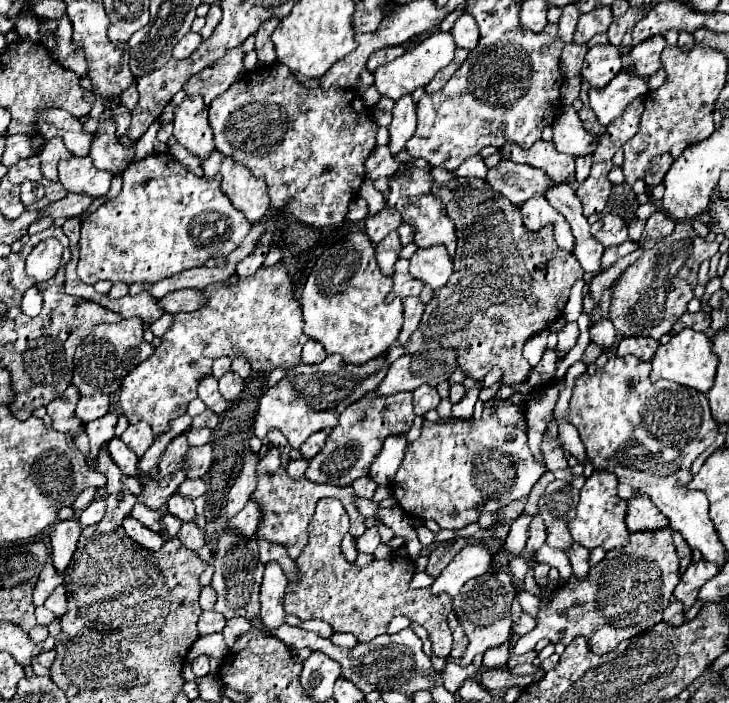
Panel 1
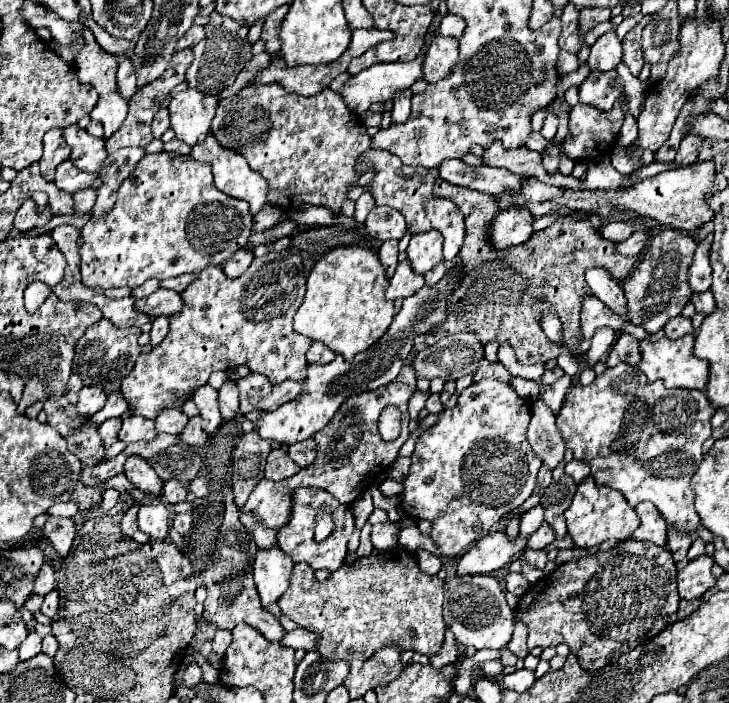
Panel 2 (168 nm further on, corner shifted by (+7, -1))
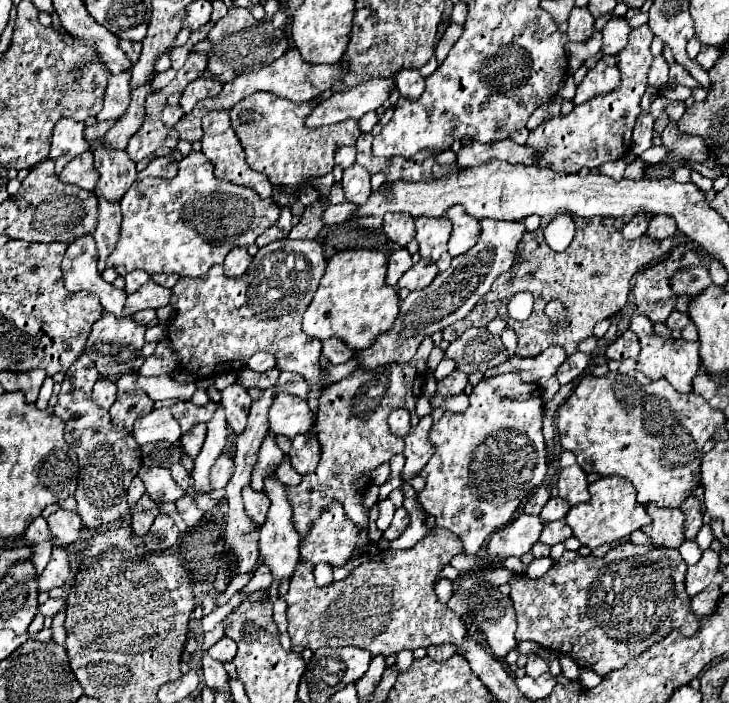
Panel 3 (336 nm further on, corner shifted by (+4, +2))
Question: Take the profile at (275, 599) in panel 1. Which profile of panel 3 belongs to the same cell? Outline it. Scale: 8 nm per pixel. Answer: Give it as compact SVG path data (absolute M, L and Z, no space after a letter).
M275 476L267 478L265 494L271 500L271 508L269 508L269 514L267 514L267 522L261 526L259 556L261 556L261 562L269 568L273 580L281 582L283 578L291 578L293 570L299 564L299 542L301 542L301 536L295 532L293 522L291 522L291 504L287 500L287 492L285 492L283 484Z

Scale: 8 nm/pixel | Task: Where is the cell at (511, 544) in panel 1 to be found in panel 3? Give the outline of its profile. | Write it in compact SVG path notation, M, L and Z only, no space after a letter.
M549 498L547 504L543 506L539 518L547 524L547 522L551 522L551 520L561 520L561 518L565 518L567 512L569 512L569 504L567 504L567 502L563 502L561 498Z

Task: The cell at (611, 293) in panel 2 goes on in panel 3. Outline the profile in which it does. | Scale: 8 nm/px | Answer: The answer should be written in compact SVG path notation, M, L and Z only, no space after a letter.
M631 308L631 326L629 328L637 334L637 338L641 342L641 354L637 360L637 370L641 370L651 380L665 378L679 392L691 392L691 380L695 378L695 374L701 368L699 344L687 342L683 338L663 338L663 336L653 334L651 320L643 312L639 312L637 308Z

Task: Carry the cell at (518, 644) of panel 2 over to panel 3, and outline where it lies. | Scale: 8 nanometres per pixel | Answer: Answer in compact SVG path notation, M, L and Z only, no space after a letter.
M529 654L529 660L525 664L525 670L529 676L541 676L543 672L549 670L549 666L545 664L545 660L539 660L537 654Z

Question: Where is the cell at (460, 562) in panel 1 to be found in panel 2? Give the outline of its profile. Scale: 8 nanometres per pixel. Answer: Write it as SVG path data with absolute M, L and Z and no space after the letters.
M490 531L458 559L458 573L488 575L492 571L498 571L516 555L526 551L526 543L528 537L524 535L512 539L506 535L506 531Z

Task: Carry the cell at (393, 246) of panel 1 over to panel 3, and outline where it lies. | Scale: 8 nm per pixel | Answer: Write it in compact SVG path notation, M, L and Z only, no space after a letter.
M399 248L389 256L389 268L387 268L387 284L395 286L397 280L401 278L401 274L411 268L411 254L407 252L407 248Z

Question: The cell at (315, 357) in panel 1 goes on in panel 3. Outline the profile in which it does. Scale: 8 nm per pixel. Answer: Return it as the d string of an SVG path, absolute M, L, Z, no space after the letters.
M329 338L329 340L323 340L323 350L321 354L331 362L331 364L343 364L347 362L351 356L353 356L353 350L347 348L345 342L341 342L339 338Z

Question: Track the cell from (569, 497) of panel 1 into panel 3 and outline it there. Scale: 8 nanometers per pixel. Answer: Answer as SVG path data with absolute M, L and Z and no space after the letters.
M573 464L561 470L559 480L557 480L557 490L559 490L559 498L567 500L569 506L577 506L589 500L587 474L579 468L579 464Z

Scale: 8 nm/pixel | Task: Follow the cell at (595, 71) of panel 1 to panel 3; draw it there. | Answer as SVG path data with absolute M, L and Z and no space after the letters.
M611 18L607 22L607 26L603 28L603 46L601 52L603 54L619 54L625 46L627 46L627 36L629 36L631 28L627 24L627 20L623 18Z

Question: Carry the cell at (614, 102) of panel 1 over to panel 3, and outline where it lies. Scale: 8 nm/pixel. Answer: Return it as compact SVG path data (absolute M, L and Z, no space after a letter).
M597 62L595 68L591 68L587 72L587 76L583 78L583 82L577 86L577 94L573 98L575 104L587 102L595 96L601 94L609 94L613 90L617 90L617 86L621 86L621 74L617 66L609 66L605 62Z

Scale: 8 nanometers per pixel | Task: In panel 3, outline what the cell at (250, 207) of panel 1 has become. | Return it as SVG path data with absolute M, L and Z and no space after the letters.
M211 110L203 116L203 138L201 138L201 152L215 164L215 176L219 180L227 180L227 182L235 182L239 186L247 186L251 190L255 190L261 198L271 198L273 196L273 186L271 182L249 168L249 164L245 162L245 152L235 136L235 132L231 130L231 122L229 122L229 112L227 110Z

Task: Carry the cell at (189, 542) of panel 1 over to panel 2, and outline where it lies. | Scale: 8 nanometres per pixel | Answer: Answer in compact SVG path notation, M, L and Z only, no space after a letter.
M180 513L174 517L174 529L180 535L188 535L190 527L192 527L192 513Z

